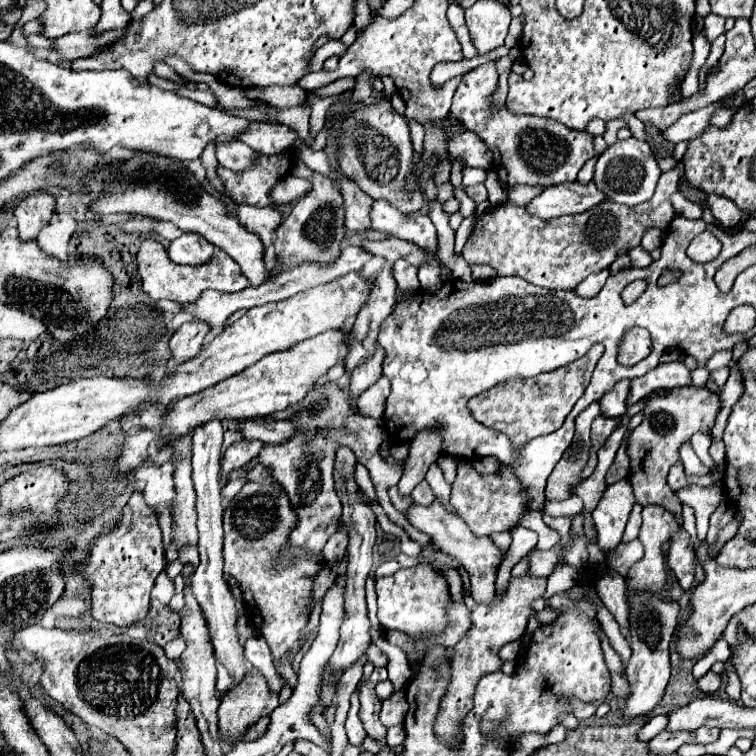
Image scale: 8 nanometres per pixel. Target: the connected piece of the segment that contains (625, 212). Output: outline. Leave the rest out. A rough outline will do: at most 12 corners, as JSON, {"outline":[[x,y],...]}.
{"outline":[[682,164],[640,222],[606,202],[548,222],[512,202],[476,216],[462,256],[498,276],[574,290],[668,228]]}

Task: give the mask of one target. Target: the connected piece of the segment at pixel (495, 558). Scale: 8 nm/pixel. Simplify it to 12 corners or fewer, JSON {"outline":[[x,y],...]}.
{"outline":[[436,500],[414,504],[408,522],[470,574],[472,598],[492,600],[506,552],[456,526]]}

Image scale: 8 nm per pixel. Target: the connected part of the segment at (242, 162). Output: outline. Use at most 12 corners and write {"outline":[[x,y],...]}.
{"outline":[[244,142],[216,146],[220,166],[242,172],[254,164],[254,150]]}

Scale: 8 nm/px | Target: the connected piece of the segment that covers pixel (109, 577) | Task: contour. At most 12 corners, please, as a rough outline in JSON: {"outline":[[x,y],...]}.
{"outline":[[134,492],[92,544],[92,616],[140,622],[166,556],[158,516]]}

